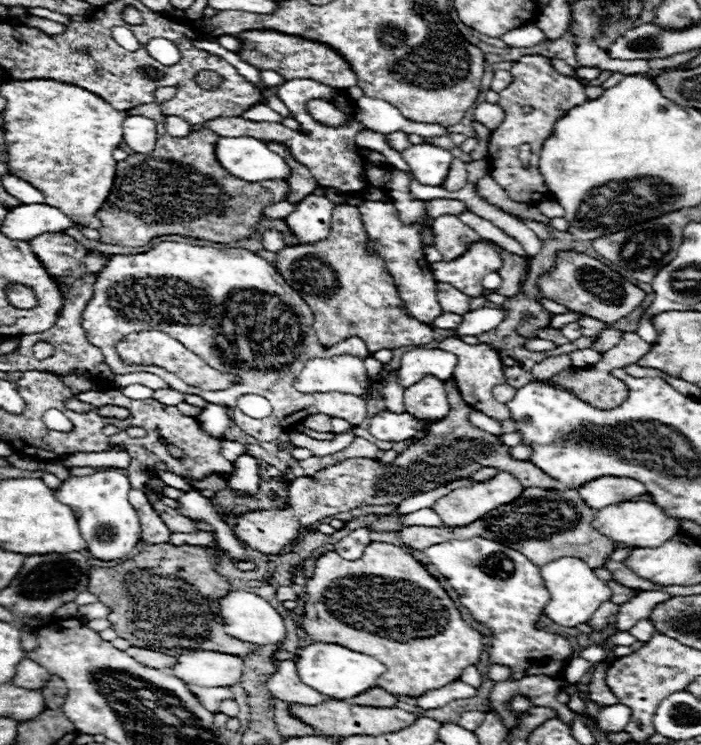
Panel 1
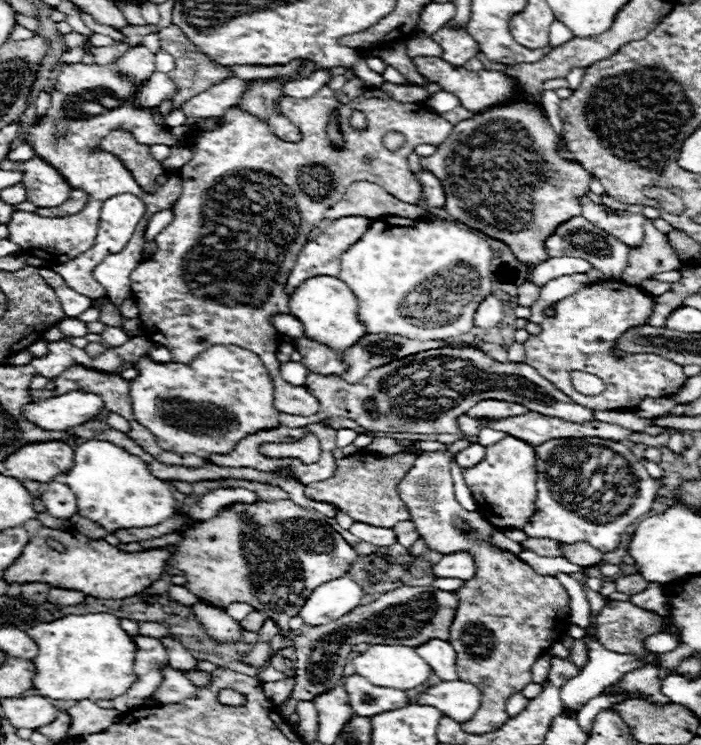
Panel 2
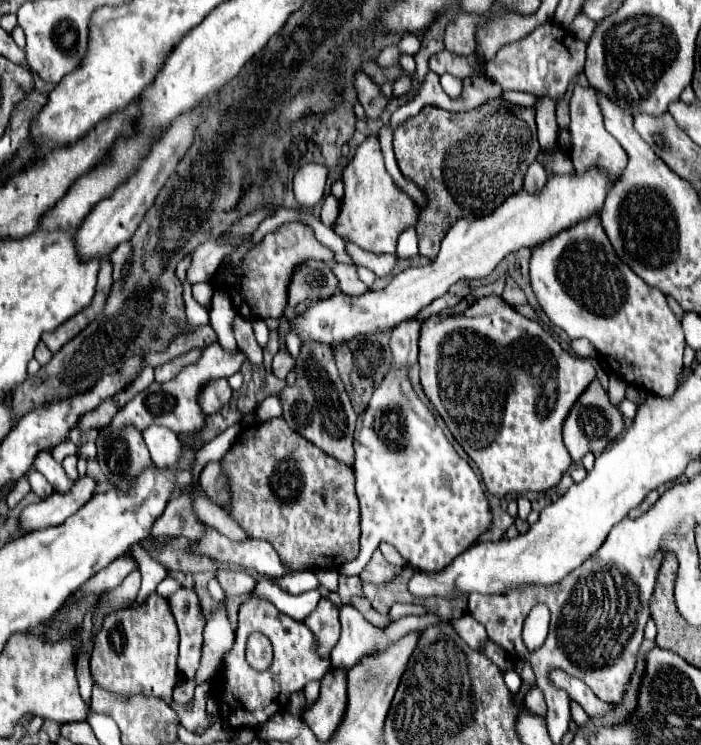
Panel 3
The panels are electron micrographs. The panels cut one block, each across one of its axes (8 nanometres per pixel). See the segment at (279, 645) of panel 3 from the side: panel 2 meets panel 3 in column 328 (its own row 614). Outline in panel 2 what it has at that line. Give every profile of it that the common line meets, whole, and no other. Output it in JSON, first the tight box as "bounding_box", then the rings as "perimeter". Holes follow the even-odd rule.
{"bounding_box":[630,584,668,616],"perimeter":[[[648,584],[646,590],[634,594],[630,598],[632,604],[636,604],[638,608],[644,608],[644,610],[650,610],[650,612],[656,612],[660,616],[668,616],[668,608],[666,608],[666,598],[664,598],[664,592],[662,592],[662,586],[660,584]]]}

